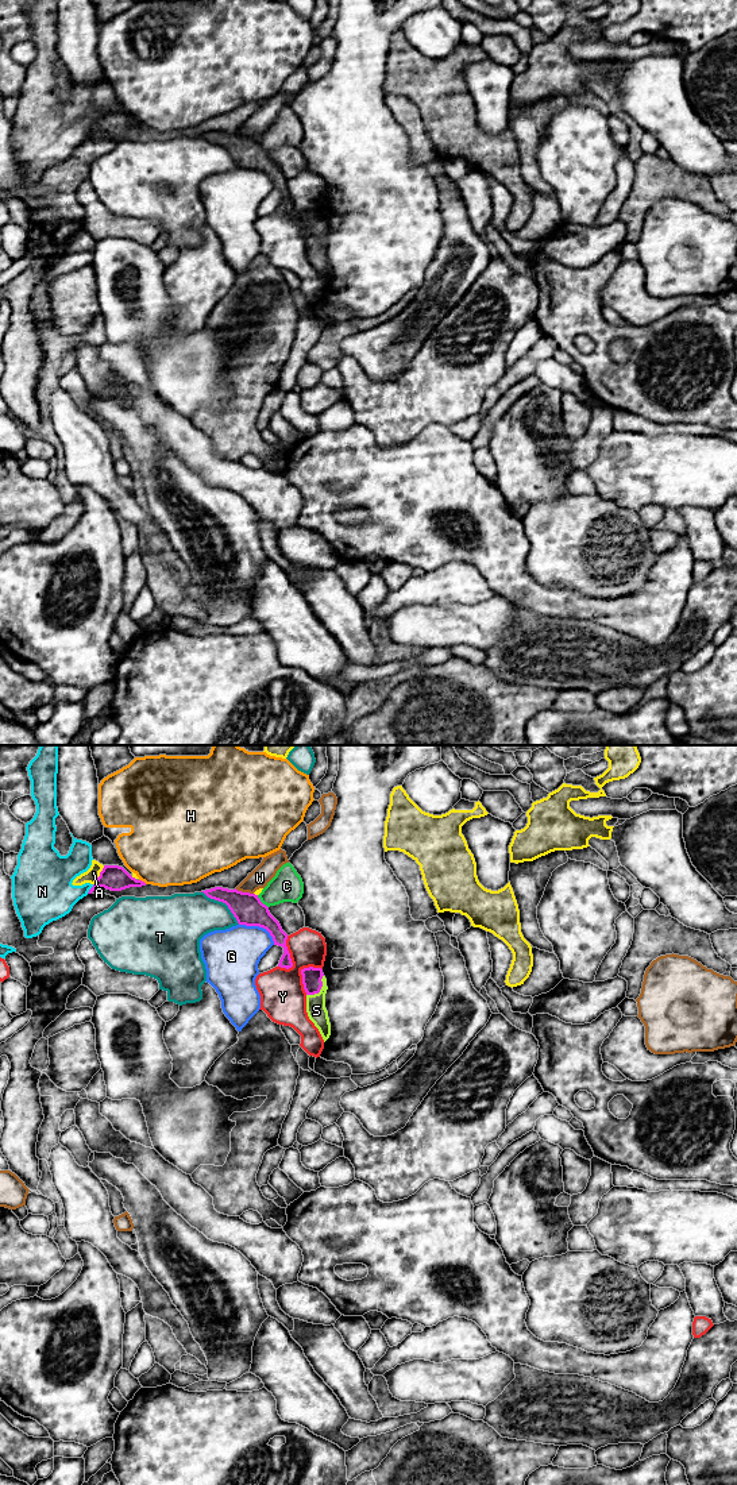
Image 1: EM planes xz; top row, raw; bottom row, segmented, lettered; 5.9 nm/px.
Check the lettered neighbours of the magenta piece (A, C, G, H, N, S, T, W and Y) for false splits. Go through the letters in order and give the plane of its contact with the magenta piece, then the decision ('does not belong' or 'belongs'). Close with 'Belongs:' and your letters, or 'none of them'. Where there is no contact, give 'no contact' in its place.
A: meets magenta in xz; does not belong
C: meets magenta in xz; does not belong
G: meets magenta in xz; does not belong
H: meets magenta in xz; does not belong
N: meets magenta in xz; does not belong
S: meets magenta in xz; belongs
T: meets magenta in xz; does not belong
W: meets magenta in xz; does not belong
Y: meets magenta in xz; does not belong
Belongs: S

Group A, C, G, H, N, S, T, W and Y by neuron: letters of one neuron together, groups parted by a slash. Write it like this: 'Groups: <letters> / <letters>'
Groups: A N / C / G / H / S / T / W / Y

